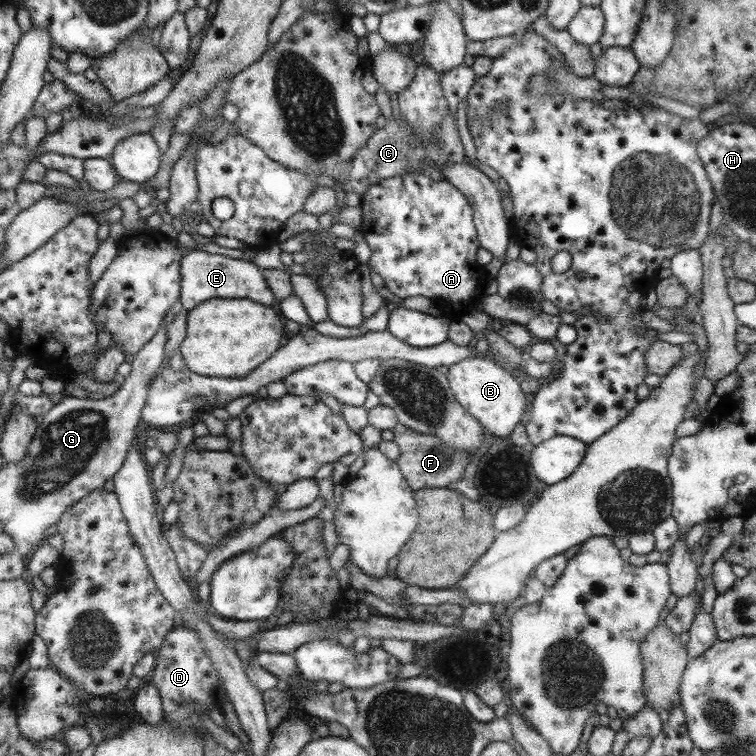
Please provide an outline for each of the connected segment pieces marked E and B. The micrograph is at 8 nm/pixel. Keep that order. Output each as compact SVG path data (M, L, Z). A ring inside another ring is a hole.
M191 249L186 250L181 257L180 273L181 296L179 302L187 311L209 299L246 298L257 301L257 304L272 306L273 293L263 280L260 269L249 260Z
M478 356L453 364L447 369L448 384L459 404L484 426L489 435L507 438L507 434L519 422L525 404L523 390L519 390L516 378L495 361Z

